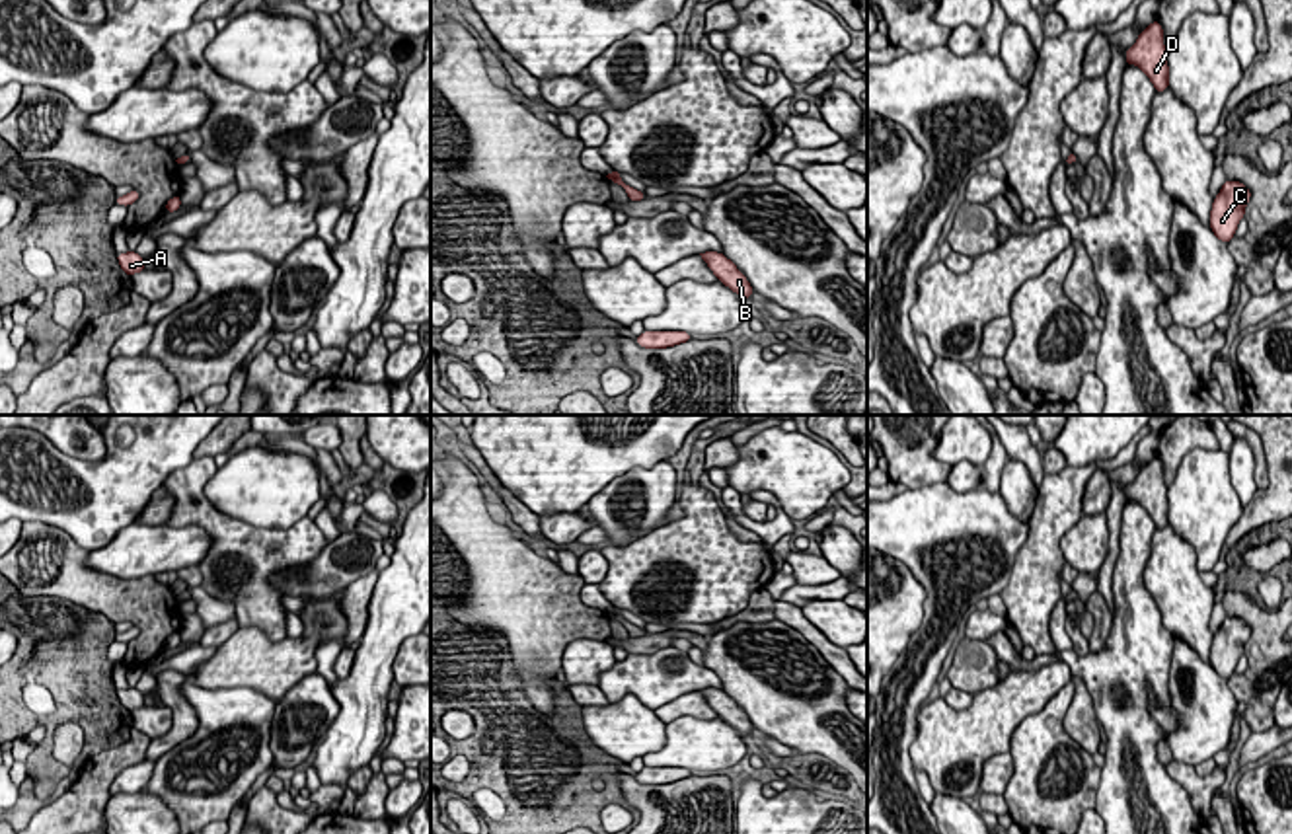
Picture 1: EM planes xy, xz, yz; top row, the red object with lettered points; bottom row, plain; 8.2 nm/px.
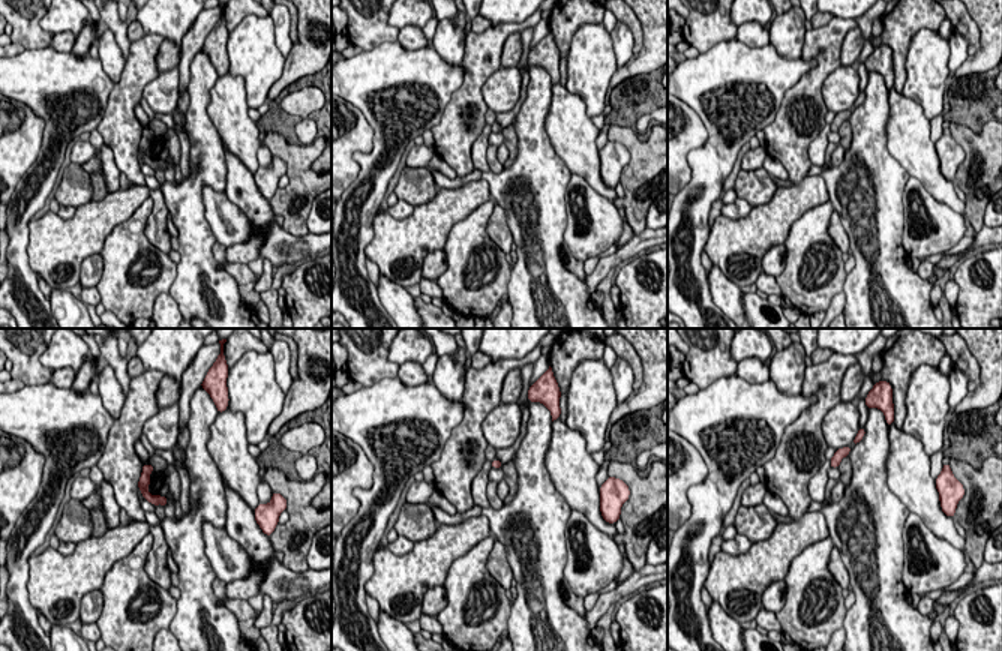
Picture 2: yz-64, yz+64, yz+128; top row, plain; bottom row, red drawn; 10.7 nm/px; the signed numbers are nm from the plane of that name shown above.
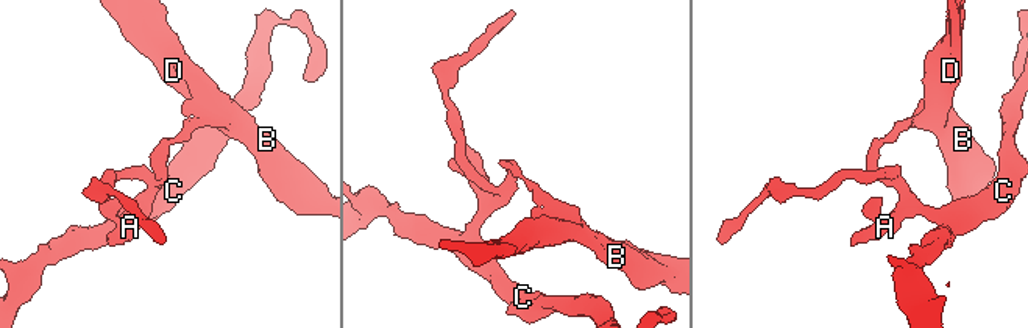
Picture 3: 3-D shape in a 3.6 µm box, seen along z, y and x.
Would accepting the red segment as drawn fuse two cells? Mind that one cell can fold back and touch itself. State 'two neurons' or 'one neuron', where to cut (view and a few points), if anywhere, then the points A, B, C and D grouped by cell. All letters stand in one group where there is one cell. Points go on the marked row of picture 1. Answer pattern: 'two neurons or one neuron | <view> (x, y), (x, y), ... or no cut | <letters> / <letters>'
two neurons | xy (188, 154), (186, 160) | A C / B D

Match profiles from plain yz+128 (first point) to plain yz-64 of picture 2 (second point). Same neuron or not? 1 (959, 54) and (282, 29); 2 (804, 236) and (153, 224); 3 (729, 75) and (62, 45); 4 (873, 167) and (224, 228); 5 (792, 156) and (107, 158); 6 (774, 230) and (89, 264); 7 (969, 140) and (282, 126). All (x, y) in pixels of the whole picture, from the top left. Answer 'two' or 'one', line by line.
1: one
2: two
3: two
4: two
5: two
6: two
7: two

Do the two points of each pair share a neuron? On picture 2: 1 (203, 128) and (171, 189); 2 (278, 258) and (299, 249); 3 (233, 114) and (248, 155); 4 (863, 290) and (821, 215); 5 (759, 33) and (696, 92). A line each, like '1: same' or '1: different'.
1: same
2: same
3: same
4: different
5: different

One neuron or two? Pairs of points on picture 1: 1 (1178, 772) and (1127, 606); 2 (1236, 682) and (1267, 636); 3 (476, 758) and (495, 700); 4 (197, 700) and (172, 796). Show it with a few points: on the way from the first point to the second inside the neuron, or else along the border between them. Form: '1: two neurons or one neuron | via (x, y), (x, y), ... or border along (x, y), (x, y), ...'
1: two neurons | border along (1164, 766), (1183, 788), (1191, 805)
2: one neuron | via (1250, 677), (1267, 659), (1267, 649)
3: one neuron | via (476, 745), (482, 725), (492, 714)
4: one neuron | via (207, 723), (207, 737), (172, 772)

